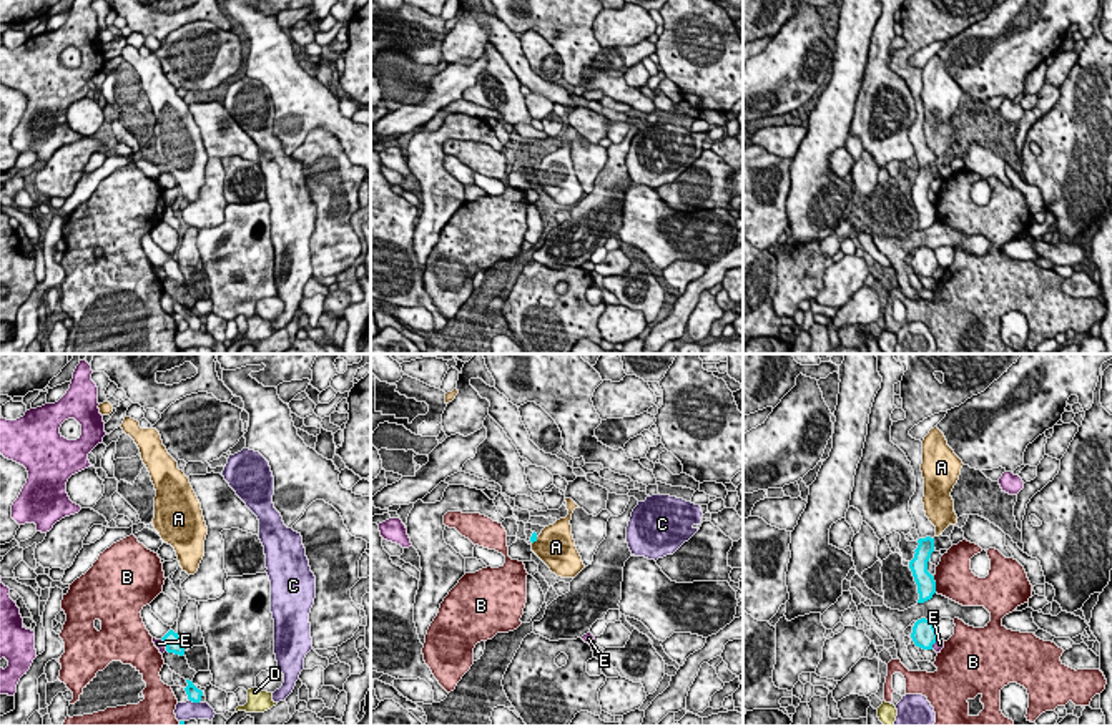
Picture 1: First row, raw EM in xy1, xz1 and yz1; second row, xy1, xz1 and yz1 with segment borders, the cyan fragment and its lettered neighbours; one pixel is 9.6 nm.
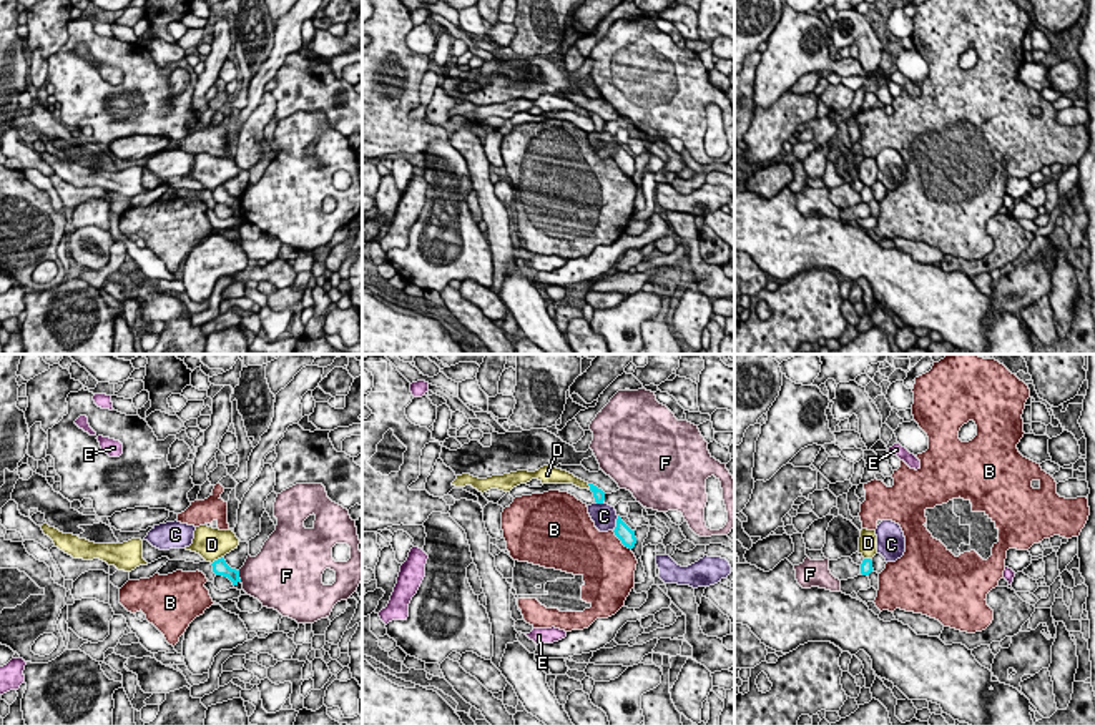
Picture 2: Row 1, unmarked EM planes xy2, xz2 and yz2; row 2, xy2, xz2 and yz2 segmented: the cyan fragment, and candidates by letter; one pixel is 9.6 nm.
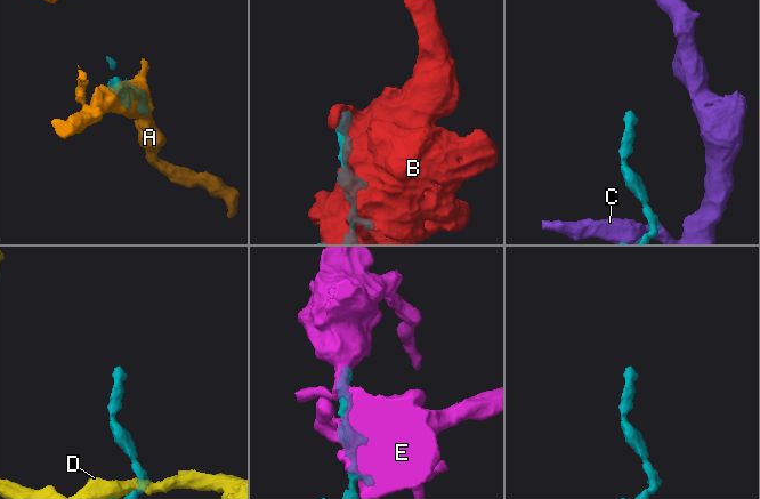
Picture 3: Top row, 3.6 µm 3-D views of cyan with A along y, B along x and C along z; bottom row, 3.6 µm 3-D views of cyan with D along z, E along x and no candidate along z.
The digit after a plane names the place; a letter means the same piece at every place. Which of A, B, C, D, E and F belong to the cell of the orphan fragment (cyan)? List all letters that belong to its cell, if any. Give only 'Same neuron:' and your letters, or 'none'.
Same neuron: none

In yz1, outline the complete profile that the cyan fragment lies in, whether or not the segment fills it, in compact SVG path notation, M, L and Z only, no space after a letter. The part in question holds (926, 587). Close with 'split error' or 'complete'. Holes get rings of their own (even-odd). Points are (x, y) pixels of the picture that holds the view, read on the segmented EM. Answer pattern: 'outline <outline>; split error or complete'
outline M899 354L908 364L901 380L904 420L893 422L891 442L898 445L911 462L916 477L916 492L909 500L909 512L919 535L914 558L909 562L919 600L924 603L936 593L934 576L927 571L927 562L934 552L936 527L924 512L924 478L921 472L923 442L909 435L909 430L924 419L959 407L972 395L984 392L1022 354Z; split error

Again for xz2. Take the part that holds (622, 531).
outline M618 515L616 519L616 527L615 527L615 535L621 540L621 544L628 549L633 549L636 544L635 530L631 530Z; complete

